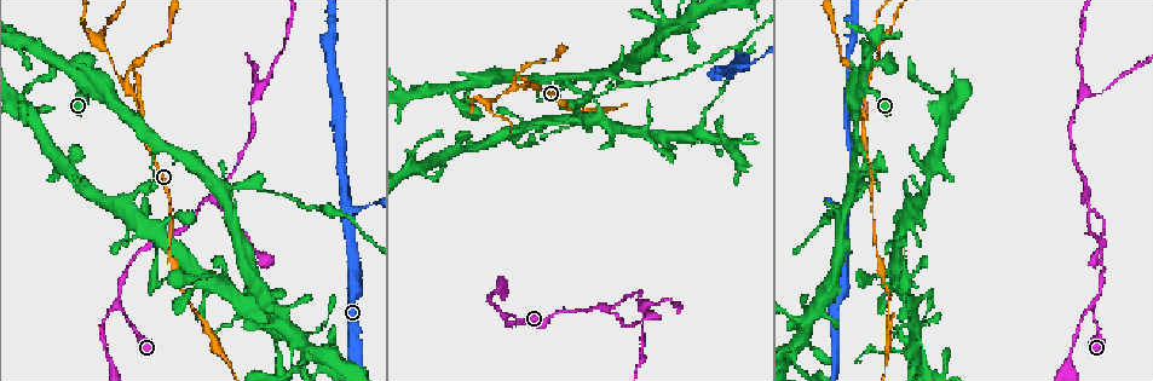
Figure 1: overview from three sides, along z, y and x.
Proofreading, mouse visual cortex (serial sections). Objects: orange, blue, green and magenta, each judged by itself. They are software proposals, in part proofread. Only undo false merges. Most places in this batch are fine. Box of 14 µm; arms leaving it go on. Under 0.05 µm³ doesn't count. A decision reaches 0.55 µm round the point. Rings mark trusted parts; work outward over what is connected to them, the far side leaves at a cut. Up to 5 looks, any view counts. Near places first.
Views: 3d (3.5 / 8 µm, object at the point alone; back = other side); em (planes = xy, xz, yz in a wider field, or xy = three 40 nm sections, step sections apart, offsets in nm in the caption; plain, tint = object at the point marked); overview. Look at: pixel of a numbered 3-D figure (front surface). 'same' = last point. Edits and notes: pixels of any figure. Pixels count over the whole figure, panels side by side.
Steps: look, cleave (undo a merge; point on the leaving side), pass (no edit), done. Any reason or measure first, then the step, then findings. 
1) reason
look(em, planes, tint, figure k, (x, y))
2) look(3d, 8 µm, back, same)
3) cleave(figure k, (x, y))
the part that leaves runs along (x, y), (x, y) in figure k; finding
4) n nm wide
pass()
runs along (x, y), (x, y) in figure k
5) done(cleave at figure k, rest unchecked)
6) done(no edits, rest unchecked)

three arms meet
look(3d, 8 µm, figure 1, (125, 86))

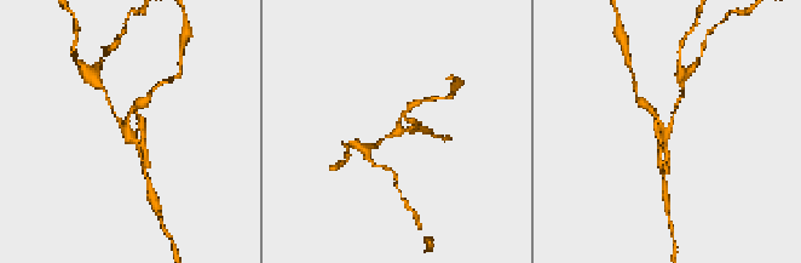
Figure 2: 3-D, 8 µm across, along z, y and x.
closer look
look(3d, 3.5 µm, figure 2, (666, 130))

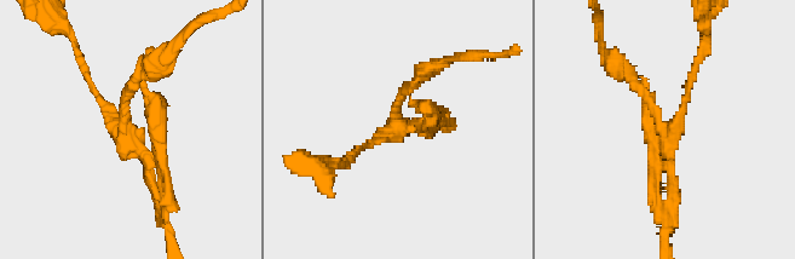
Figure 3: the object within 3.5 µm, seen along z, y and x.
3 arms; arms of 100, 150, 150 nm
cleave(figure 3, (666, 145))
the part that leaves runs along (664, 245), (673, 200), (667, 148) in figure 3; two cells meet here

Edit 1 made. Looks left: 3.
look(overview)

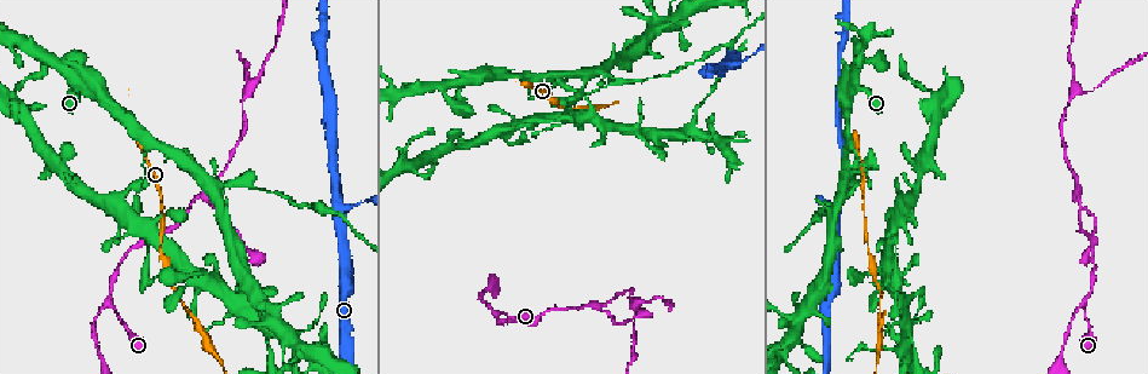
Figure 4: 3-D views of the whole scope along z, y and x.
branch point
look(3d, 8 µm, figure 4, (1085, 305))

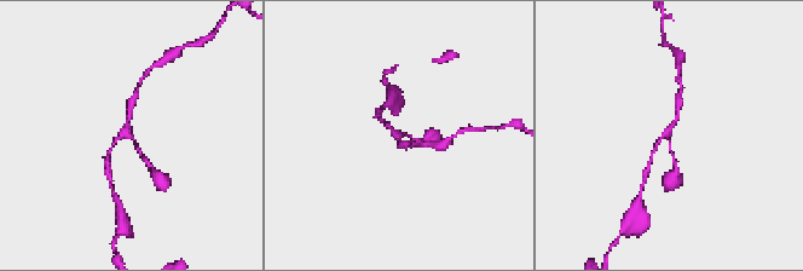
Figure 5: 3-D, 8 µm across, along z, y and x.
shape alone is not enough
look(em, xy, step 5, tint, figure 5, (130, 131))

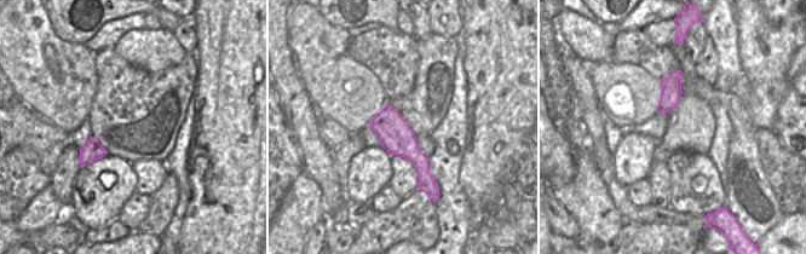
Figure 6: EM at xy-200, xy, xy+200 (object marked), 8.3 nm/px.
pass()
runs along (387, 108), (427, 186) in figure 6; all the same cell

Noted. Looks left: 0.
done(cleave at figure 3, rest unchecked)

